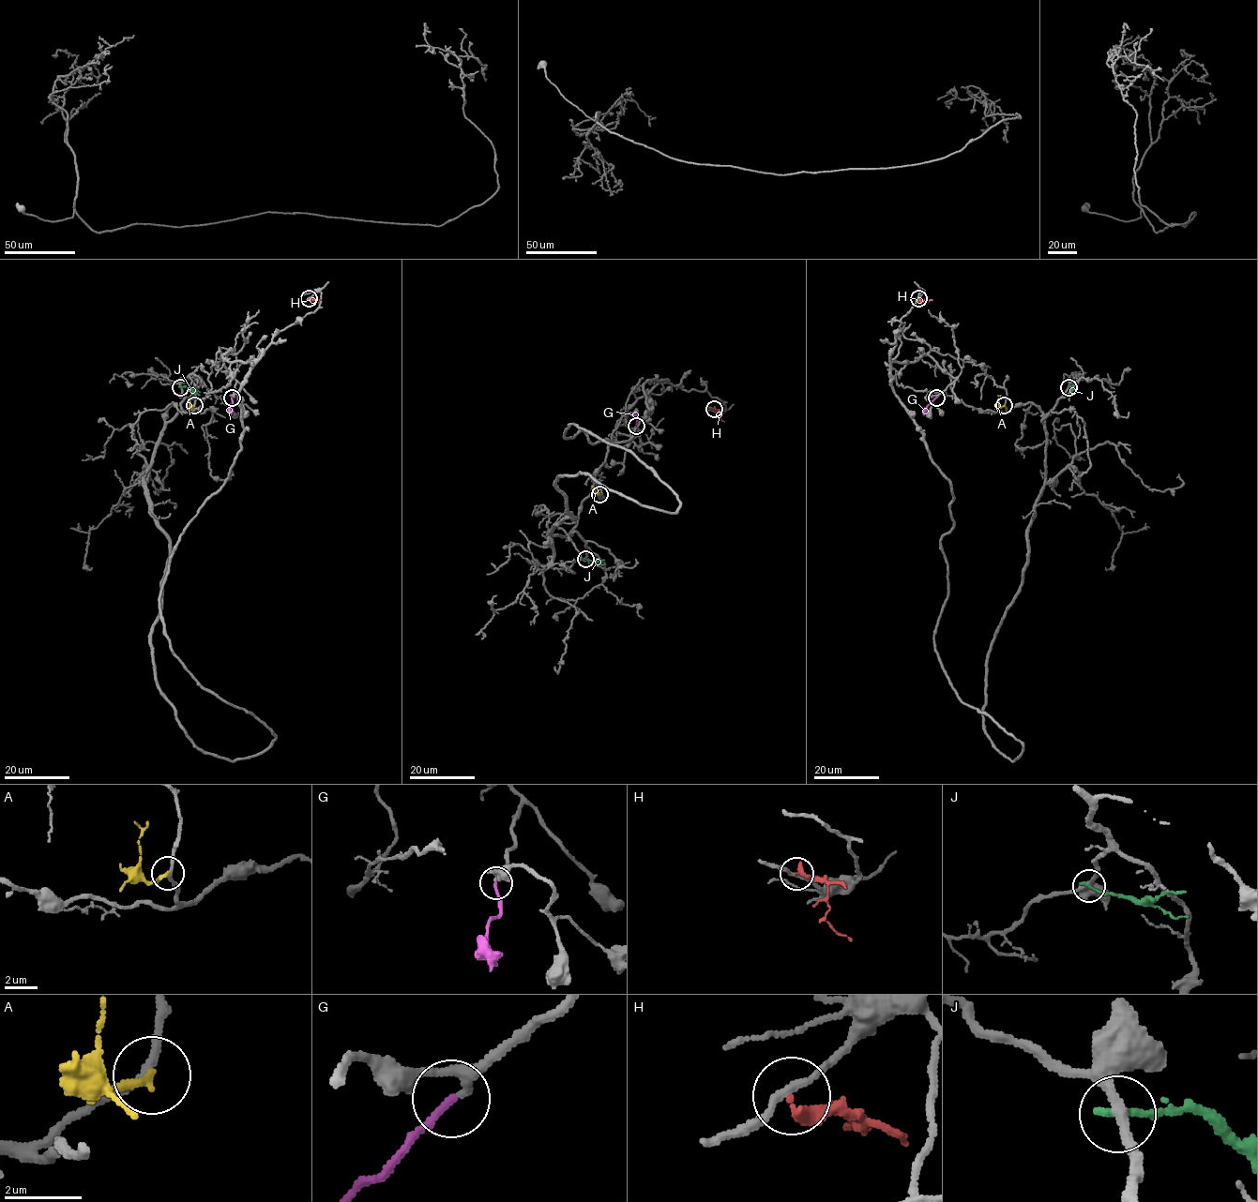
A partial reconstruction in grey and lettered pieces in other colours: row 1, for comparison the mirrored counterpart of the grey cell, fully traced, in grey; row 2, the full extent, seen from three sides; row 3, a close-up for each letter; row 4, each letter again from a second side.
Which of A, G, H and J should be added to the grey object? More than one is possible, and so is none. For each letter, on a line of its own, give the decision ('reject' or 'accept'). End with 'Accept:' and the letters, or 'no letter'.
A: reject
G: accept
H: reject
J: reject
Accept: G

